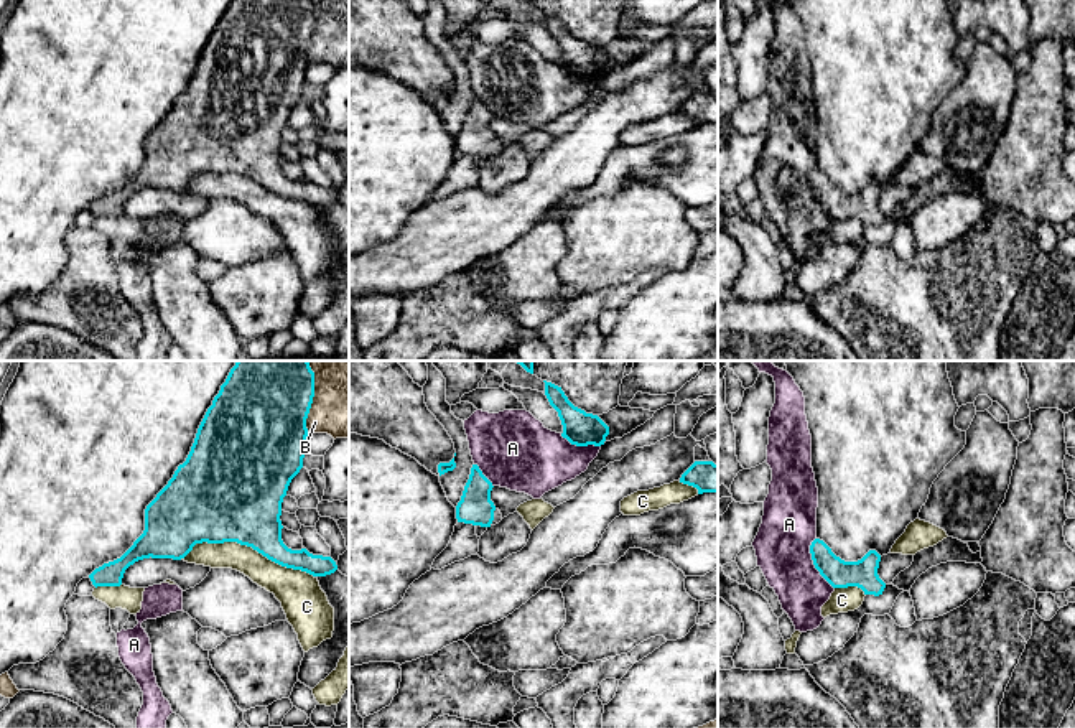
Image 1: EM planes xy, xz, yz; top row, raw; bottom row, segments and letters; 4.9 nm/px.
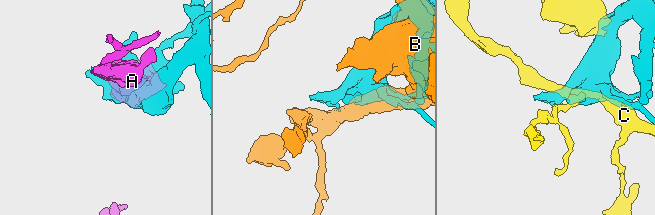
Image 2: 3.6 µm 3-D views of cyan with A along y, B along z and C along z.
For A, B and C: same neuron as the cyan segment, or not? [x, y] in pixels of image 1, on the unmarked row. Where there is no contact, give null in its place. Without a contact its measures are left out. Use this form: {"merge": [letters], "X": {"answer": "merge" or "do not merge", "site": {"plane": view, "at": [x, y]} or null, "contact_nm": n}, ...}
{"merge": [], "A": {"answer": "do not merge", "site": {"plane": "yz", "at": [814, 195]}, "contact_nm": 280}, "B": {"answer": "do not merge", "site": {"plane": "xy", "at": [311, 32]}, "contact_nm": 320}, "C": {"answer": "do not merge", "site": {"plane": "xy", "at": [247, 177]}, "contact_nm": 650}}

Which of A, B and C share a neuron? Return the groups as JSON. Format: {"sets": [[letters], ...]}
{"sets": [["A"], ["B"], ["C"]]}

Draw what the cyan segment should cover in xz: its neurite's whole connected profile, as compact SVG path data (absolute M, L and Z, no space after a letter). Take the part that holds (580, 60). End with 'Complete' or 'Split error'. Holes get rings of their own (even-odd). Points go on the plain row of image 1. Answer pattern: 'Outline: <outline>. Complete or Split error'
Outline: M547 12L543 13L545 26L561 51L561 68L576 77L604 76L606 68L609 66L609 58L598 46L586 44L584 41L575 38L561 18Z. Complete

